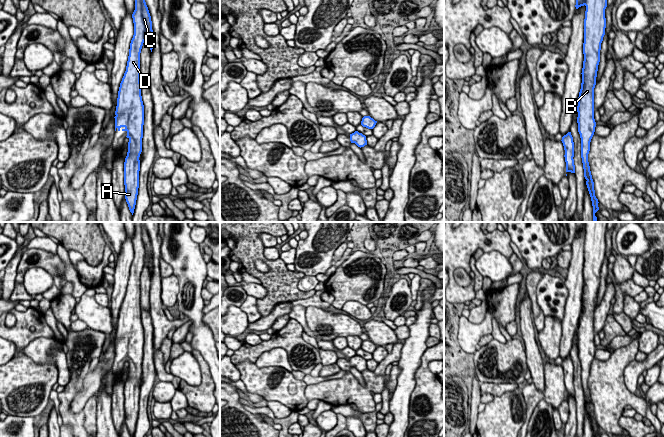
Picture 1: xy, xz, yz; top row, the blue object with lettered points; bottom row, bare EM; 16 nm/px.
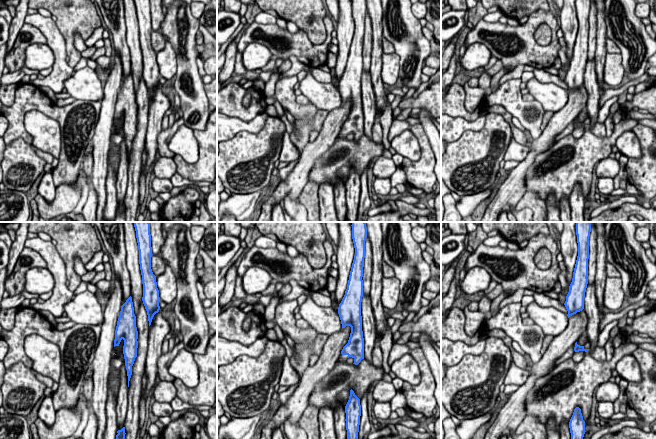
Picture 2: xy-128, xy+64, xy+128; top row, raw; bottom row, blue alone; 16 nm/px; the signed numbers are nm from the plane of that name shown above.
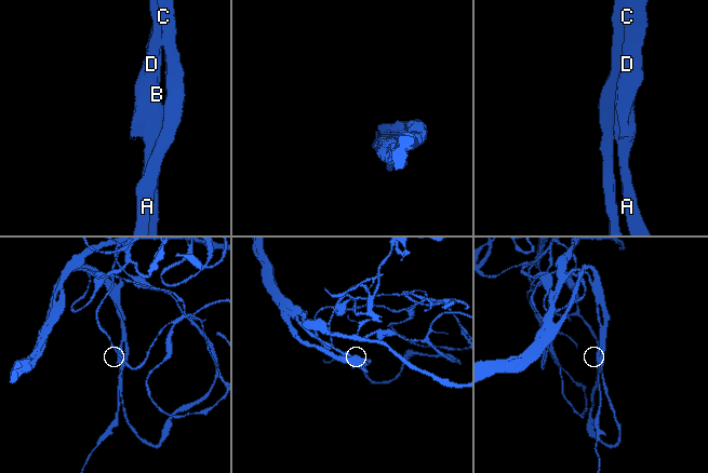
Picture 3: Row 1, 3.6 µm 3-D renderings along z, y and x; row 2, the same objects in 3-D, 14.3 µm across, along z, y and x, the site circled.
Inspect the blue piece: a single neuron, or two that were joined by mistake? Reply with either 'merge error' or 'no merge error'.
no merge error

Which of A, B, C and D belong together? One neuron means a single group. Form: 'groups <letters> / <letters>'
groups A B C D

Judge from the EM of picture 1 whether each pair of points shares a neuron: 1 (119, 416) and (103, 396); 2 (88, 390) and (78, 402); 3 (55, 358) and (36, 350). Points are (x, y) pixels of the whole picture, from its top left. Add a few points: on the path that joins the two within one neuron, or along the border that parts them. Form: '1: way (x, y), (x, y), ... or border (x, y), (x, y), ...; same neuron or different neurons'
1: way (114, 411), (104, 401); same neuron
2: way (85, 393), (80, 399); same neuron
3: way (50, 353), (47, 350), (41, 350); same neuron

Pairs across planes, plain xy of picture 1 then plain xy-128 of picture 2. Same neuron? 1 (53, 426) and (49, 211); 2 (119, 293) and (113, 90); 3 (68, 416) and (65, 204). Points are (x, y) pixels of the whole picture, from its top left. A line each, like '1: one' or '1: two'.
1: two
2: one
3: two

